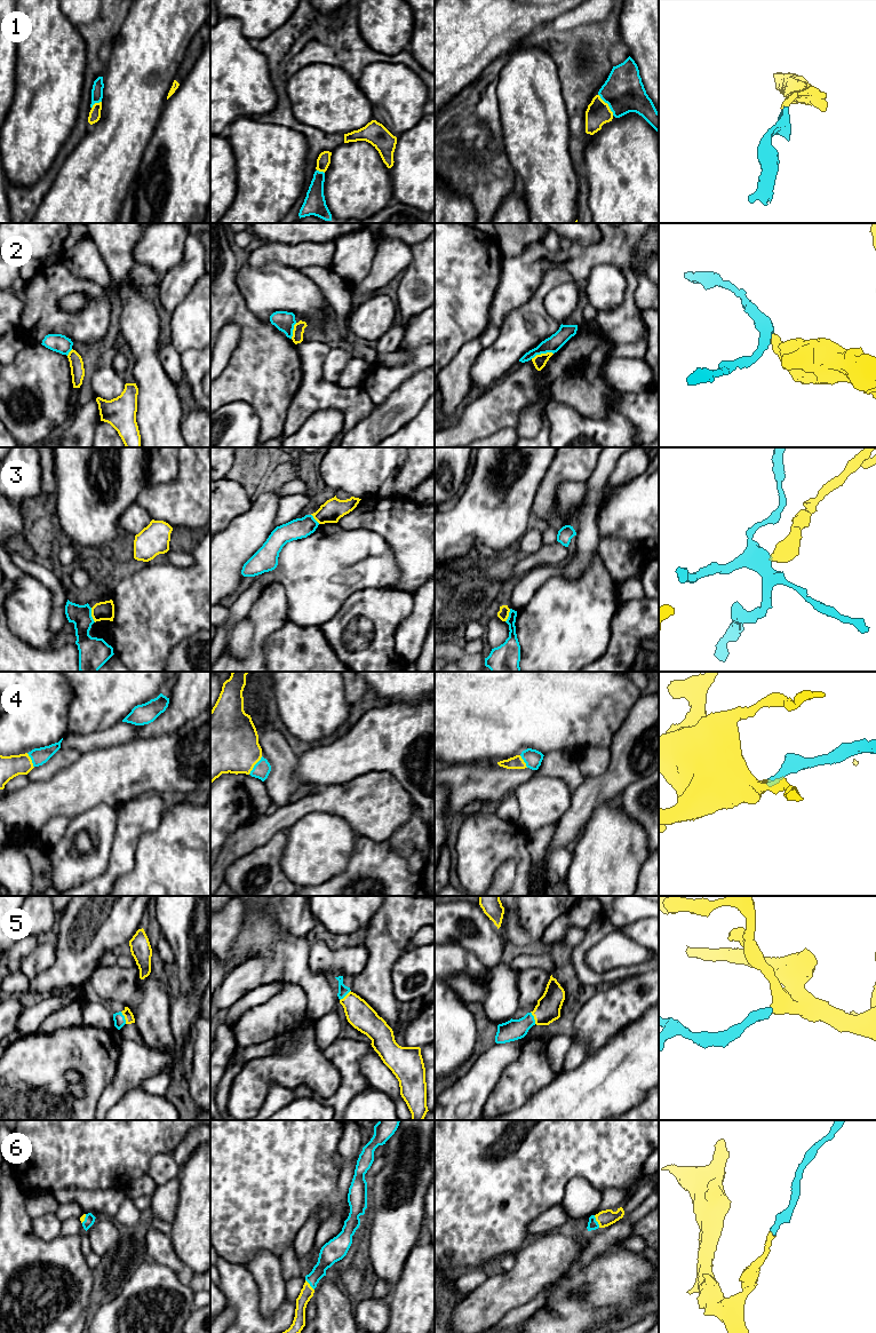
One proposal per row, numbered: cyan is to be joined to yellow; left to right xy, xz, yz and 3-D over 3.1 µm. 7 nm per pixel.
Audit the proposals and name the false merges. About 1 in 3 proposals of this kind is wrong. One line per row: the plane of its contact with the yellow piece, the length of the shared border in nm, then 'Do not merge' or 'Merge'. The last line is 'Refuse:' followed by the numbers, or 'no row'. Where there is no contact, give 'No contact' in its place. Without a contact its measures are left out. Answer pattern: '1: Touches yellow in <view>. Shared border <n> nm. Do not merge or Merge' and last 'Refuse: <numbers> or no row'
1: Touches yellow in yz. Shared border 190 nm. Merge
2: Touches yellow in yz. Shared border 170 nm. Do not merge
3: Touches yellow in xy. Shared border 110 nm. Do not merge
4: Touches yellow in xz. Shared border 160 nm. Merge
5: Touches yellow in xy. Shared border 100 nm. Merge
6: Touches yellow in yz. Shared border 100 nm. Merge
Refuse: 2, 3

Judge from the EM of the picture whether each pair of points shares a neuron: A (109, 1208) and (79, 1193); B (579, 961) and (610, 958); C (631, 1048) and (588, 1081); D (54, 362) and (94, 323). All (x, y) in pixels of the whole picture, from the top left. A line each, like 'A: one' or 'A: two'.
A: one
B: two
C: one
D: two

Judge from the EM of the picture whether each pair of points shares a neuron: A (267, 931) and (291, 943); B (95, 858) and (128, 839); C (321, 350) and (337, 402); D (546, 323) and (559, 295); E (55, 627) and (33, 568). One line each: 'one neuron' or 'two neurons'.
A: one neuron
B: two neurons
C: one neuron
D: two neurons
E: one neuron

